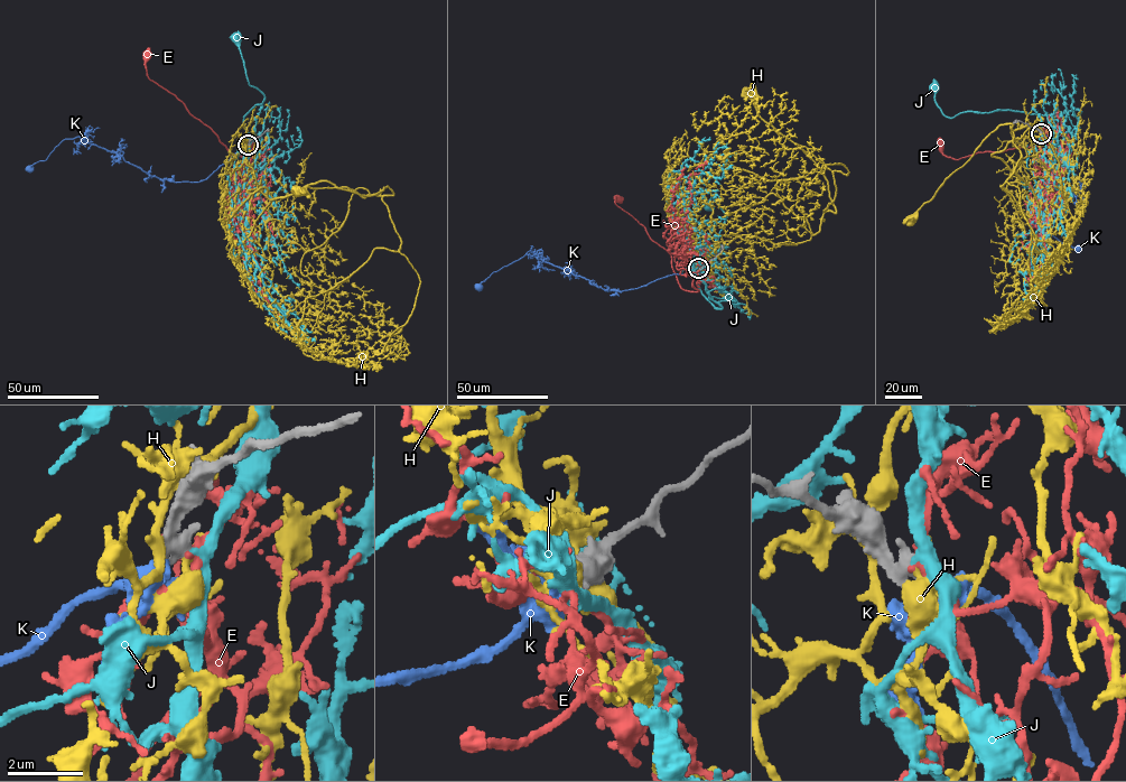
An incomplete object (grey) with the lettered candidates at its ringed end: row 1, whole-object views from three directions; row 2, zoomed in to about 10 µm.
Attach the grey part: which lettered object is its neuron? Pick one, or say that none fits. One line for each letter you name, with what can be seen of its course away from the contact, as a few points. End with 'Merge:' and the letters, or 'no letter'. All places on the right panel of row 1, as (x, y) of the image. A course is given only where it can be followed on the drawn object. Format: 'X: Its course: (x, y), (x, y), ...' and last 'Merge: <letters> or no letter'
K: Its course: (1041, 132), (1082, 186), (1081, 192), (1052, 202), (1030, 217), (1061, 243), (1080, 251)
Merge: K

